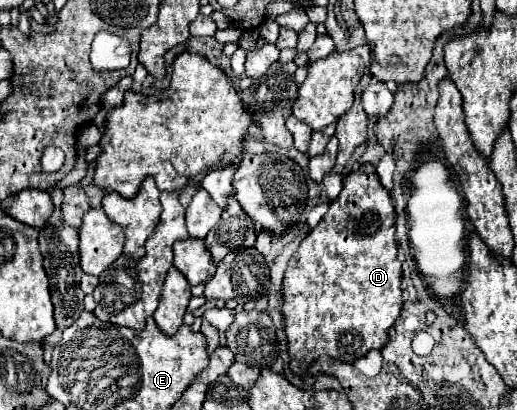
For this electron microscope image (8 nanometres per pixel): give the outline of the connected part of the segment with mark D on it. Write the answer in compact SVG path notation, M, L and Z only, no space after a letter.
M367 165L367 173L353 171L345 177L343 189L335 201L331 201L329 211L319 221L315 229L303 239L295 255L291 257L281 293L283 293L283 319L285 333L289 341L291 371L297 377L305 377L303 371L311 367L321 355L339 359L343 363L353 363L355 359L367 355L371 349L381 349L387 343L387 331L401 313L401 263L397 261L395 243L395 211L389 191L381 185L375 167Z

